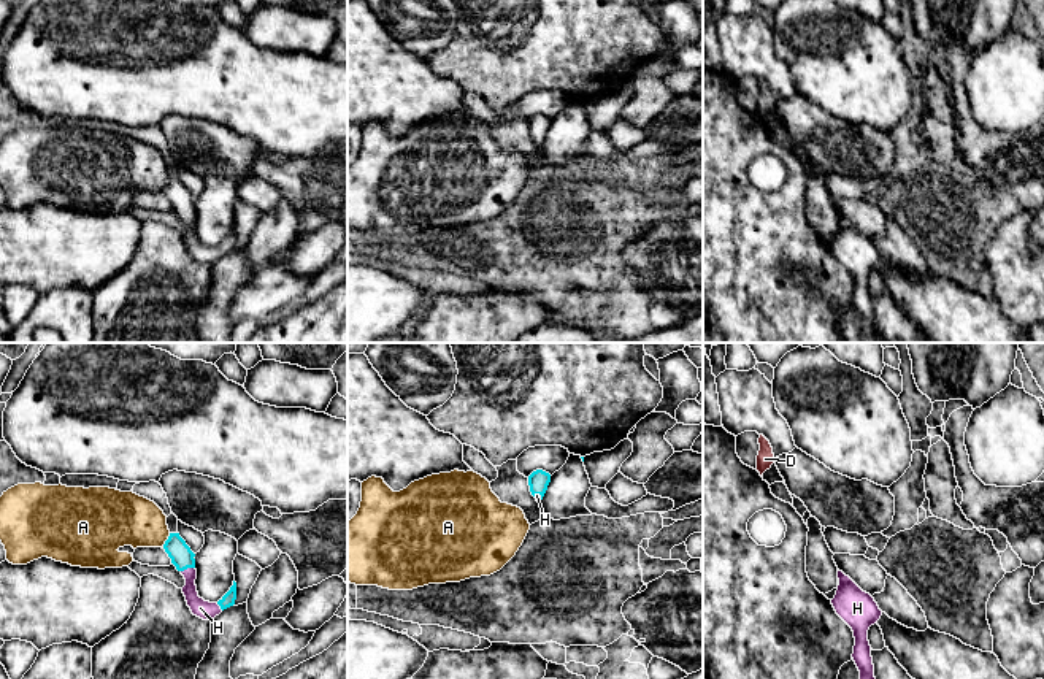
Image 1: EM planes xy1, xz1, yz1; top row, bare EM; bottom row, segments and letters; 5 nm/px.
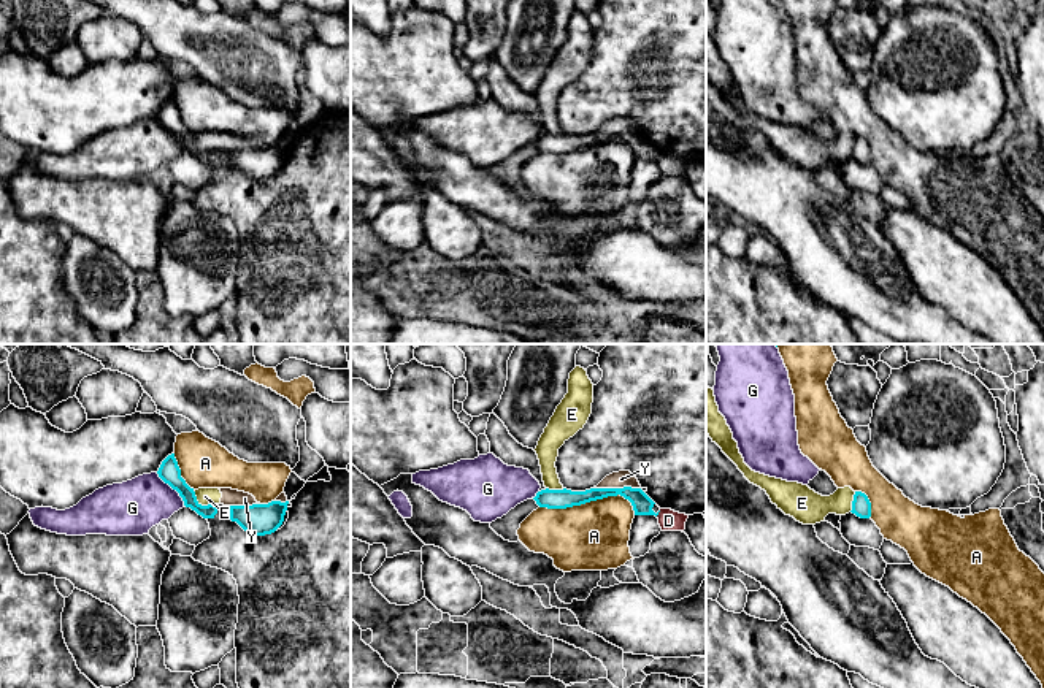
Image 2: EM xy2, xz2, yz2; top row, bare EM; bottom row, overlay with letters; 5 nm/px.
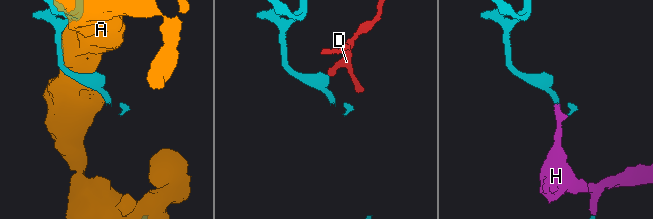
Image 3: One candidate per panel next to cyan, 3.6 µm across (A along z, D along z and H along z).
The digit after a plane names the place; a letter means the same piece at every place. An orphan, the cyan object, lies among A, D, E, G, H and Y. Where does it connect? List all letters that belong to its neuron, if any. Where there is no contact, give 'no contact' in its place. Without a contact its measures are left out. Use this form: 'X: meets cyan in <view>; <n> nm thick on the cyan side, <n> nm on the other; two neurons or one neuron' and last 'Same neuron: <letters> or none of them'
A: meets cyan in xz2; 100 nm thick on the cyan side, 340 nm on the other; two neurons
D: meets cyan in xz2; 100 nm thick on the cyan side, 110 nm on the other; two neurons
E: meets cyan in xy2; 110 nm thick on the cyan side, 90 nm on the other; two neurons
G: meets cyan in xy2; 110 nm thick on the cyan side, 280 nm on the other; two neurons
H: meets cyan in xy1; 120 nm thick on the cyan side, 90 nm on the other; one neuron
Y: meets cyan in xz2; 100 nm thick on the cyan side, 90 nm on the other; two neurons
Same neuron: H

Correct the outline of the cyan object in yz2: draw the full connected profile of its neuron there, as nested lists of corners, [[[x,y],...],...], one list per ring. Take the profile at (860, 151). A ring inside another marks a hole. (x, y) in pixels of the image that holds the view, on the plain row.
[[[855,136],[850,157],[860,163],[871,162],[871,147],[865,138]]]

